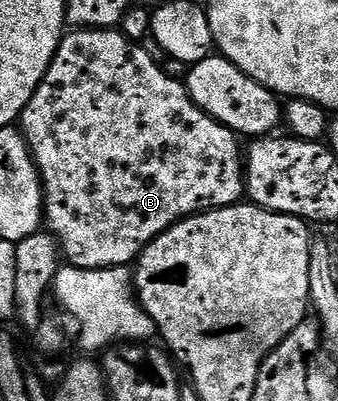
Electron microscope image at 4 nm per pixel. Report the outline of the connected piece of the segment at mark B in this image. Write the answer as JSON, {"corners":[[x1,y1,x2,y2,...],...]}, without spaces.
{"corners":[[120,28,78,29,66,32,55,51,55,59,43,75,35,95,31,95,29,106,19,118,19,128,25,135,25,142,37,162,41,173,41,183,45,191,45,221,48,232,53,234,60,244,64,260,77,269,113,269,116,265,132,266,146,247,163,231,167,231,176,221,191,217,206,209,222,209,238,204,246,196,245,166,243,149,237,146,238,134,232,133,226,125,220,125,214,117,208,117,189,97,189,90,173,77,168,77,153,62,146,46,125,38]]}

